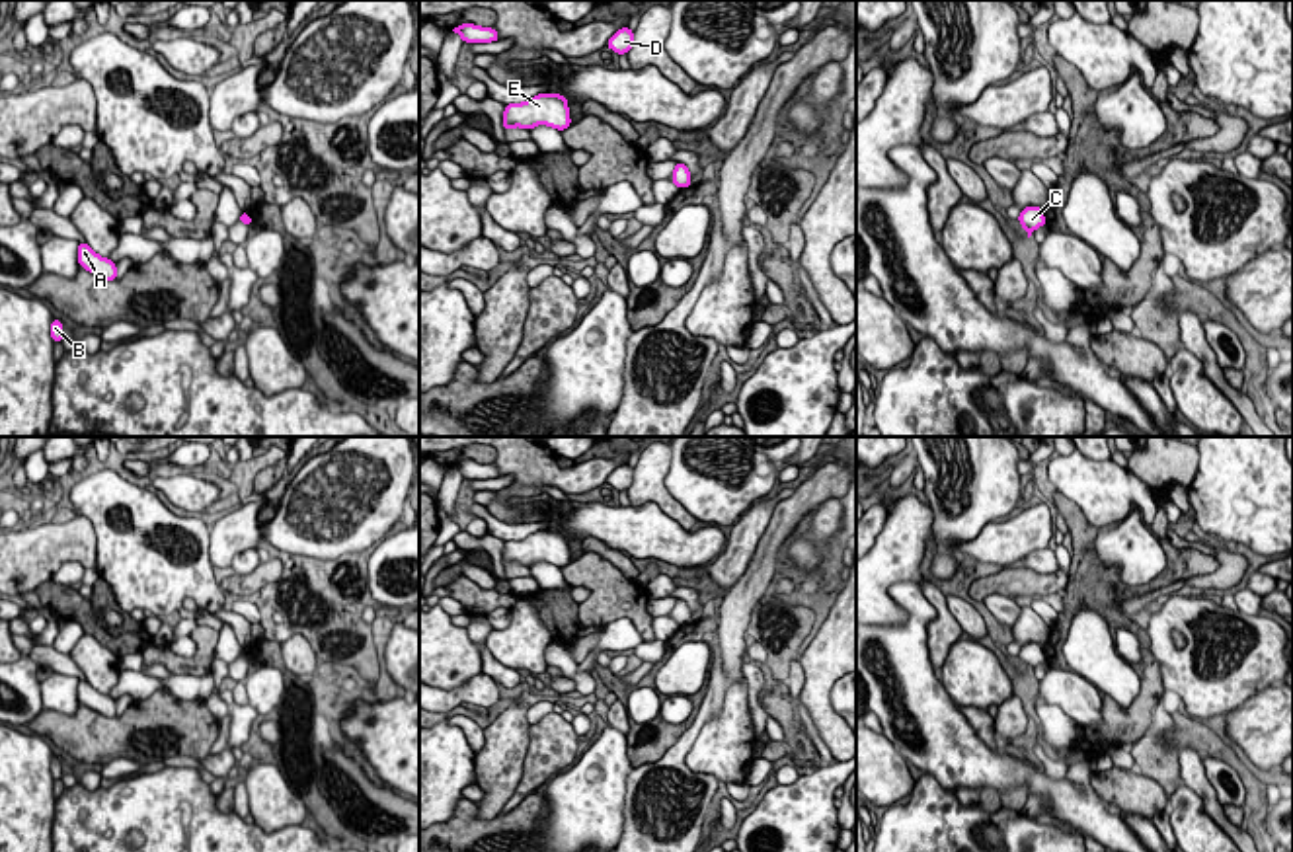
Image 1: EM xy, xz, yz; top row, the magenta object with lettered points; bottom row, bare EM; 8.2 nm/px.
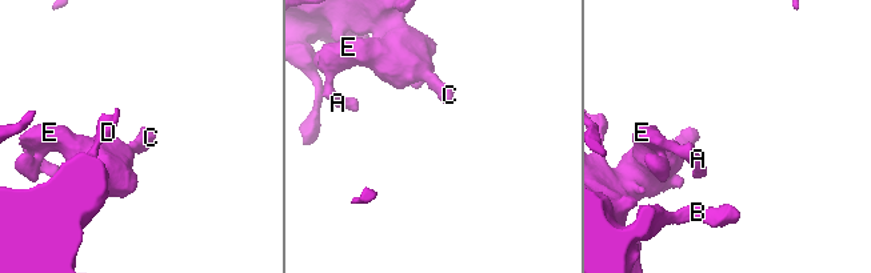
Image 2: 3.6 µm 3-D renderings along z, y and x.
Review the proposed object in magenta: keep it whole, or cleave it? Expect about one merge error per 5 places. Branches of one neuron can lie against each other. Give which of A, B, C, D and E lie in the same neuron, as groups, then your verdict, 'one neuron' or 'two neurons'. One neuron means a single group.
A B C D E | one neuron

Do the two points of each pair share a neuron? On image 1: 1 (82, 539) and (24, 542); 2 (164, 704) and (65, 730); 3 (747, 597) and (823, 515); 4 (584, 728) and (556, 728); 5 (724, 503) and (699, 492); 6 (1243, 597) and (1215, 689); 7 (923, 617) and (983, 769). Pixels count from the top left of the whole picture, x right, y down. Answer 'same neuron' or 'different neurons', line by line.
1: same neuron
2: same neuron
3: different neurons
4: different neurons
5: same neuron
6: different neurons
7: same neuron

